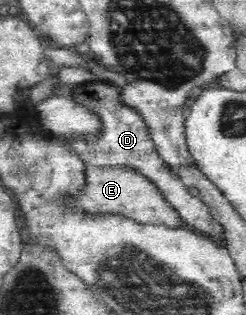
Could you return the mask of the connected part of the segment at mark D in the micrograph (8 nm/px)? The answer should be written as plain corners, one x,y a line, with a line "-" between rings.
104,80
86,82
86,84
74,89
73,92
76,99
93,107
104,121
102,136
96,144
86,144
82,140
66,140
70,147
76,149
76,153
82,161
87,165
94,164
96,166
130,165
158,185
166,200
178,211
180,217
188,222
191,229
198,230
199,233
208,236
222,236
222,234
225,234
224,227
216,221
206,203
198,195
190,194
188,187
159,157
154,143
151,141
148,127
135,110
122,104
119,97
120,92
117,92

